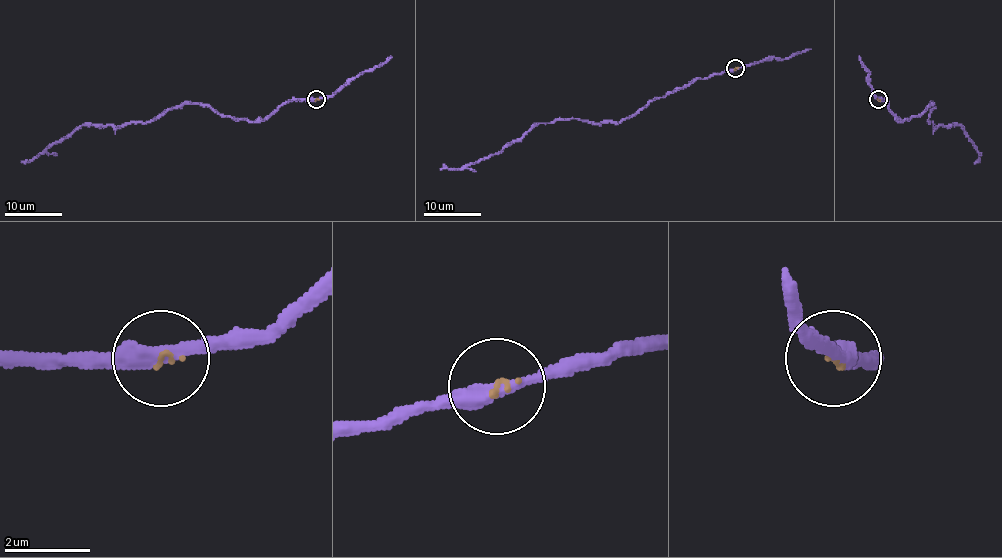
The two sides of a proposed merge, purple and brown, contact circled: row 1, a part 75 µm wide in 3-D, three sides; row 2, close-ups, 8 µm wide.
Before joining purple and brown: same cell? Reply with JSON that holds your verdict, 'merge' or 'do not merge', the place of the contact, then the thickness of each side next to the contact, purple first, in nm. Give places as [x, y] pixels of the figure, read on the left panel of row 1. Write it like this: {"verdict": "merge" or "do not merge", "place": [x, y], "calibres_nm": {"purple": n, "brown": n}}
{"verdict": "merge", "place": [316, 99], "calibres_nm": {"purple": 360, "brown": 70}}

